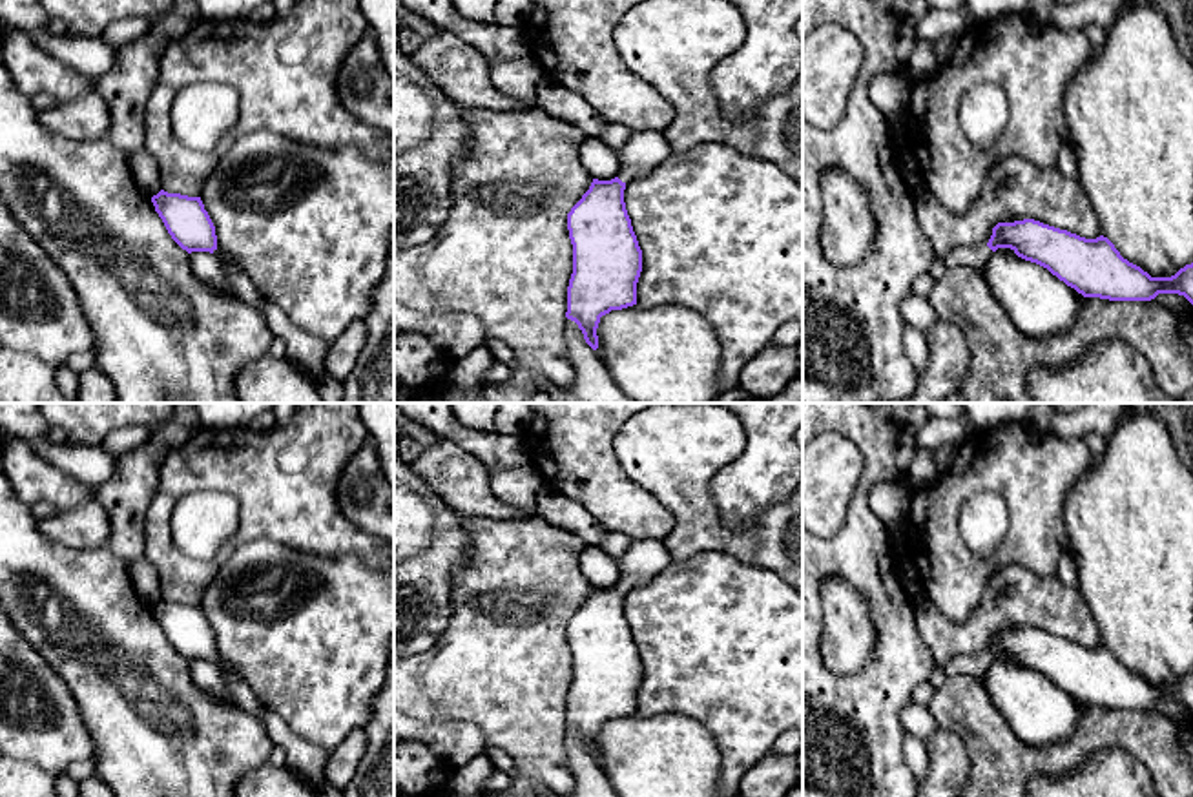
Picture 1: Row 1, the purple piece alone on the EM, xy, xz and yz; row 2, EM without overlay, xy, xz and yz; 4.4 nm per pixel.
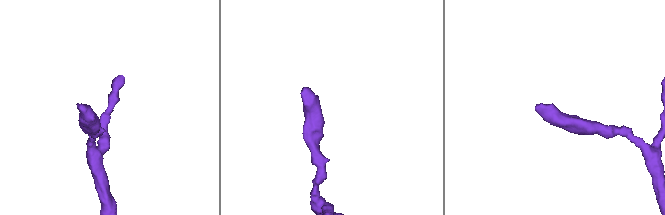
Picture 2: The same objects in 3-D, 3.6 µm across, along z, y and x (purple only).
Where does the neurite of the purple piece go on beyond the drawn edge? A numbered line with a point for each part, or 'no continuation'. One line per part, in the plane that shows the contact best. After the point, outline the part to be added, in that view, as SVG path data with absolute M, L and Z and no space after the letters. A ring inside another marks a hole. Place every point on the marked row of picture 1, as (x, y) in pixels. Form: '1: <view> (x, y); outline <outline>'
1: xz (644, 150); outline M637 129L628 139L620 151L620 173L622 182L631 182L635 177L653 171L671 153L664 135L655 129Z

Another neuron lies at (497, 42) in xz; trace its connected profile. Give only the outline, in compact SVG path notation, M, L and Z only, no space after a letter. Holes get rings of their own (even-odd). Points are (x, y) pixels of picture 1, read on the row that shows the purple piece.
M398 0L412 13L432 22L438 31L451 33L482 53L487 60L505 62L529 55L524 29L496 22L482 24L460 15L452 0Z

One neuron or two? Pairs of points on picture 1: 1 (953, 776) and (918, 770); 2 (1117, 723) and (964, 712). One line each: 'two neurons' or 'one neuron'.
1: two neurons
2: one neuron

